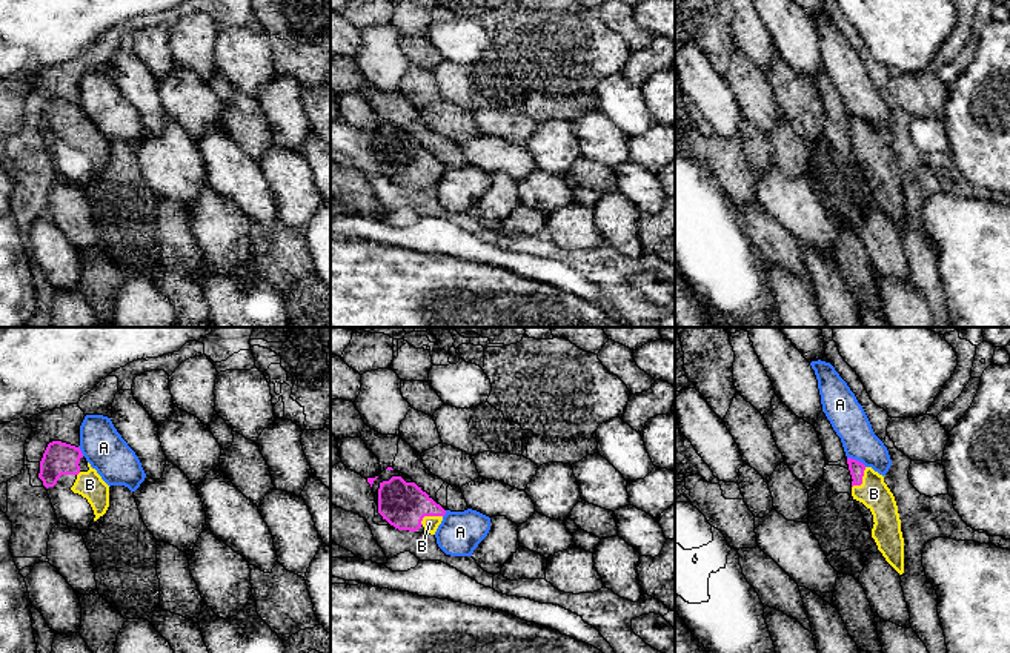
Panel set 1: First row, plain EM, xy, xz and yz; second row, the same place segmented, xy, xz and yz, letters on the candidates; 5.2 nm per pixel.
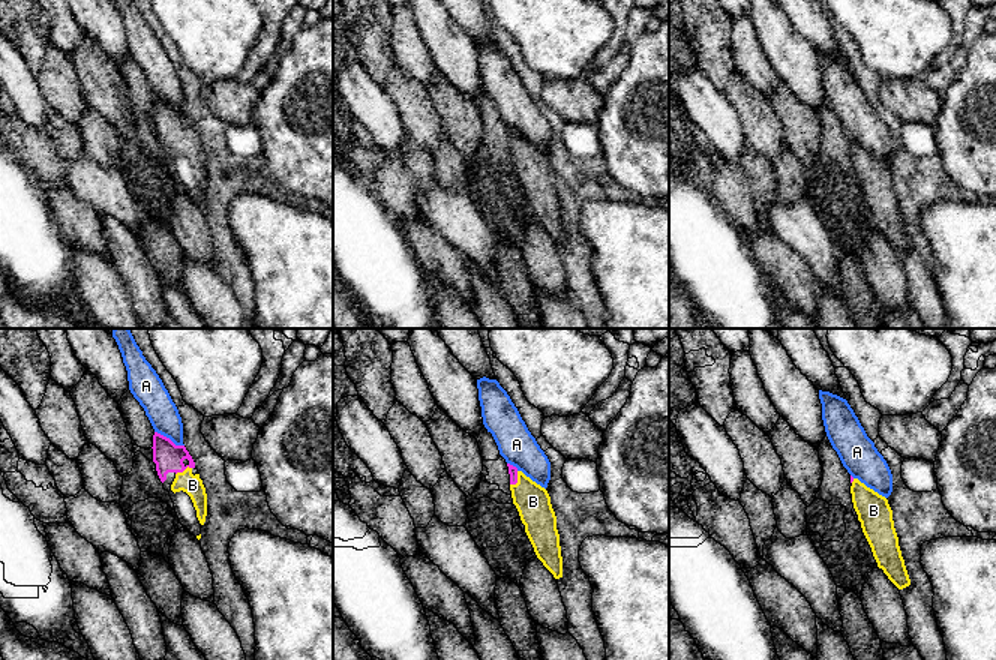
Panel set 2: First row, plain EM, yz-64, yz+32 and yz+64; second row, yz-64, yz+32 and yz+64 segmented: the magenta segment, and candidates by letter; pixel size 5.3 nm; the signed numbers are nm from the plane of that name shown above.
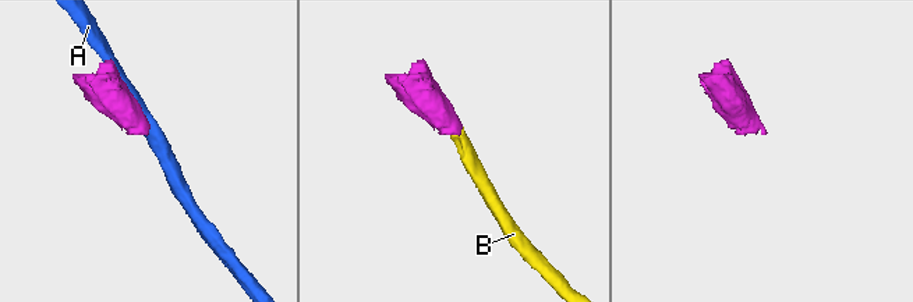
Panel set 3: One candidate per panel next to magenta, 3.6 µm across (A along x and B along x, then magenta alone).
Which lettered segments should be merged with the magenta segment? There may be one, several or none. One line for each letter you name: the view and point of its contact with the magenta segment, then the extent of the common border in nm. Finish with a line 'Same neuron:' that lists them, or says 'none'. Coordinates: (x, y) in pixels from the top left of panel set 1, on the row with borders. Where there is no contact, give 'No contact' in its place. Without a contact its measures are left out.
B: Touches magenta at xz (429, 515). Shared border 130 nm
Same neuron: B

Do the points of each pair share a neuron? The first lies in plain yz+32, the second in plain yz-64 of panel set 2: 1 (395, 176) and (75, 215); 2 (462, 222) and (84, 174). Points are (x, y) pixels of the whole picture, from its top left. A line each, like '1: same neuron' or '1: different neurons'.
1: different neurons
2: same neuron

